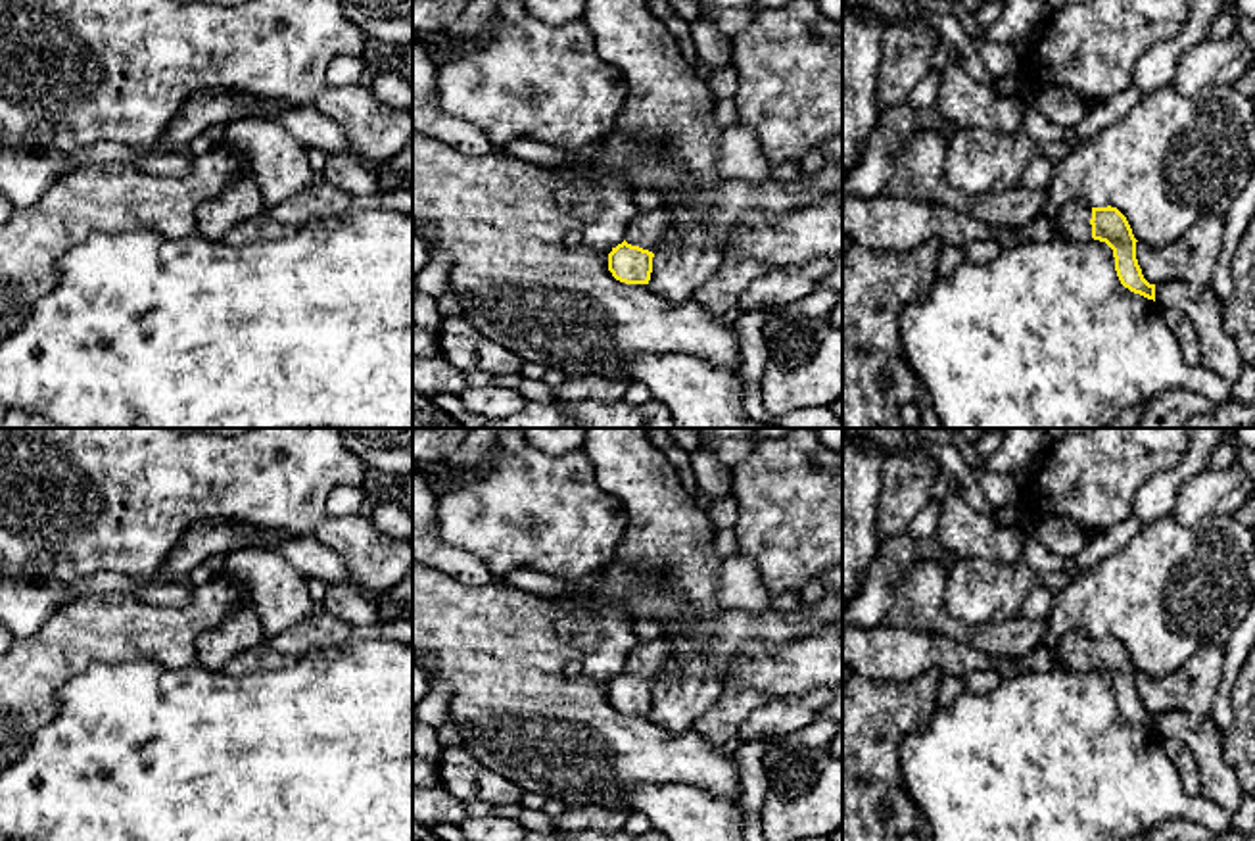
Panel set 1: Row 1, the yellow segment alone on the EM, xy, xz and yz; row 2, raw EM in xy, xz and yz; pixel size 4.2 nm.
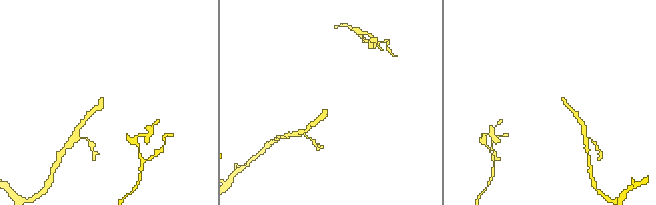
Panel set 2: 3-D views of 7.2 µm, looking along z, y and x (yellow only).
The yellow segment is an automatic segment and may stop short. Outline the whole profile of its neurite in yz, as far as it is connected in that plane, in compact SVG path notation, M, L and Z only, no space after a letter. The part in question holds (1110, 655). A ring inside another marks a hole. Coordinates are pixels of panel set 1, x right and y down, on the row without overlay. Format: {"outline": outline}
{"outline": "M1071 630L1057 643L1061 666L1088 672L1100 670L1113 680L1115 701L1125 718L1155 732L1155 714L1149 714L1136 689L1136 668L1126 647L1117 637L1090 637L1084 630Z"}

